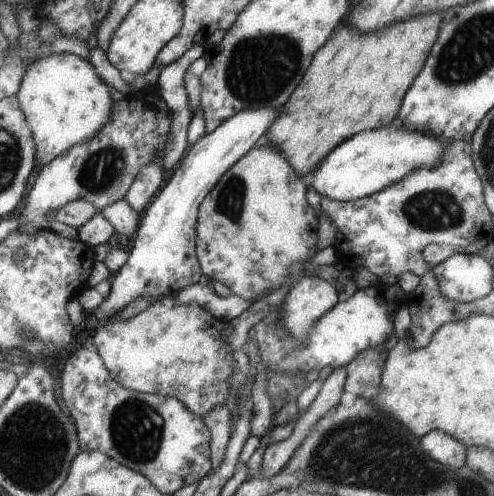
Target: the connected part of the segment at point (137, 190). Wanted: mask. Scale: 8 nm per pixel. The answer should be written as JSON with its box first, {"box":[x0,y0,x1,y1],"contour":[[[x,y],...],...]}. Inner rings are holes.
{"box":[123,163,167,216],"contour":[[[152,163],[145,166],[123,198],[136,212],[139,212],[140,216],[142,216],[154,198],[158,196],[164,184],[166,184],[167,174],[164,173],[159,164],[155,165]]]}

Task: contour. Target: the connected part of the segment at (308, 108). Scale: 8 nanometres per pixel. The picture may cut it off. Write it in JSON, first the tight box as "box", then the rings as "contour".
{"box":[260,12,444,178],"contour":[[[438,12],[410,17],[372,34],[358,34],[352,27],[340,27],[340,30],[332,35],[331,41],[323,46],[324,50],[315,54],[316,62],[312,62],[312,70],[304,74],[300,90],[296,90],[296,94],[288,98],[288,106],[282,106],[278,110],[280,116],[275,118],[274,124],[260,141],[267,140],[272,147],[278,148],[301,177],[310,178],[326,155],[341,142],[362,131],[388,127],[388,124],[399,116],[402,98],[411,88],[414,78],[422,72],[431,54],[432,45],[439,38],[442,22],[444,18],[442,13]]]}

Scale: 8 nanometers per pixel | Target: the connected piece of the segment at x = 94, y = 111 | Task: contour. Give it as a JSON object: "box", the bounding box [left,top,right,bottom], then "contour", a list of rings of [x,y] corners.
{"box":[14,51,114,165],"contour":[[[66,51],[36,60],[24,73],[19,92],[14,96],[19,99],[34,134],[36,158],[41,165],[54,161],[68,149],[96,136],[114,110],[110,90],[98,78],[90,62]]]}

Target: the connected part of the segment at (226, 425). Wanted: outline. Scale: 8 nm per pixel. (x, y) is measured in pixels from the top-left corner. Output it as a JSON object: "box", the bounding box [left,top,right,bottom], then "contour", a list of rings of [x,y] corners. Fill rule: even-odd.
{"box":[204,407,233,469],"contour":[[[228,407],[214,409],[207,414],[204,422],[211,430],[212,469],[217,469],[225,459],[226,447],[233,433]]]}

